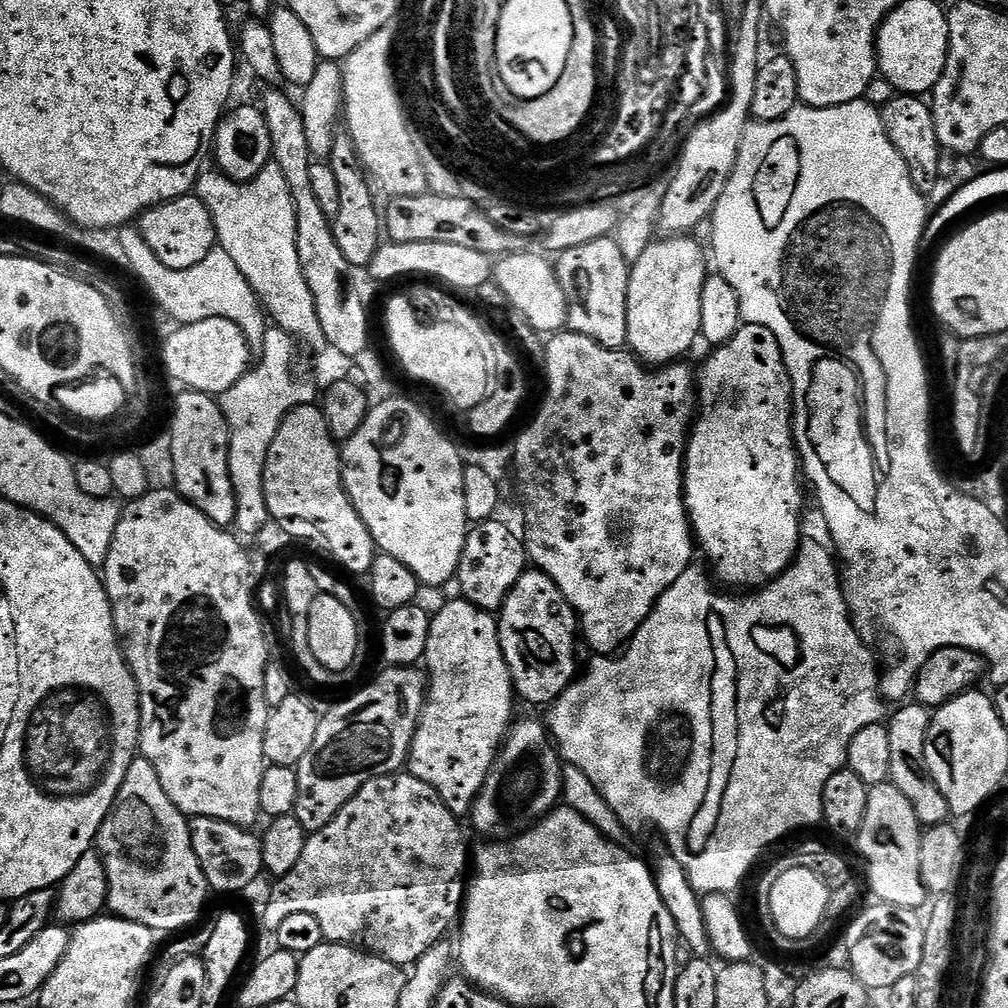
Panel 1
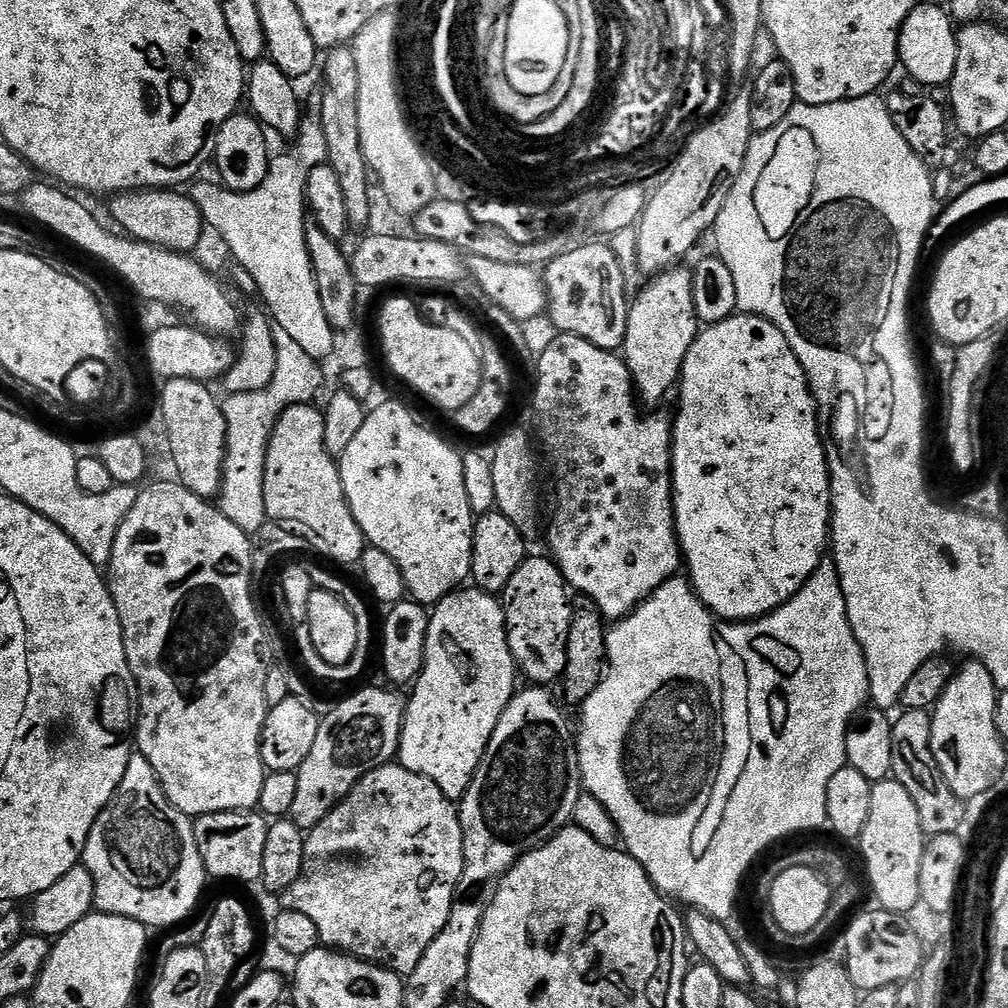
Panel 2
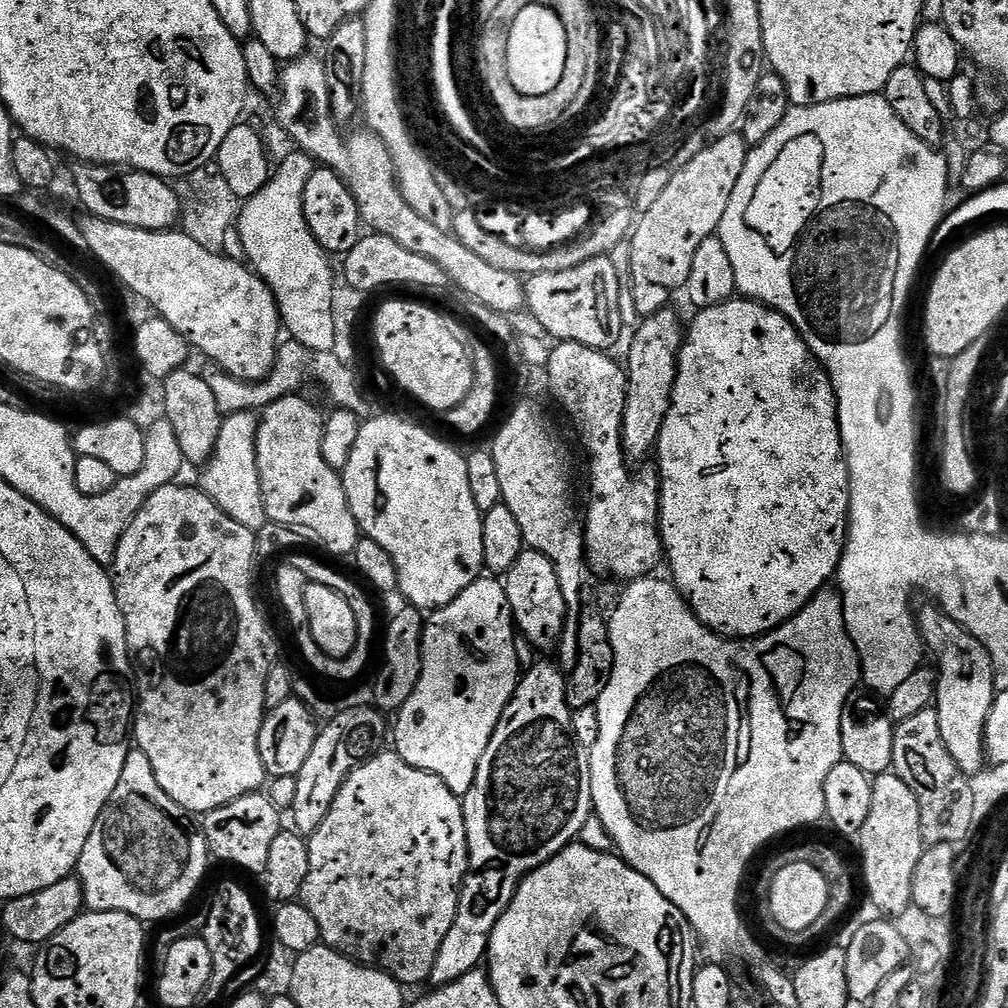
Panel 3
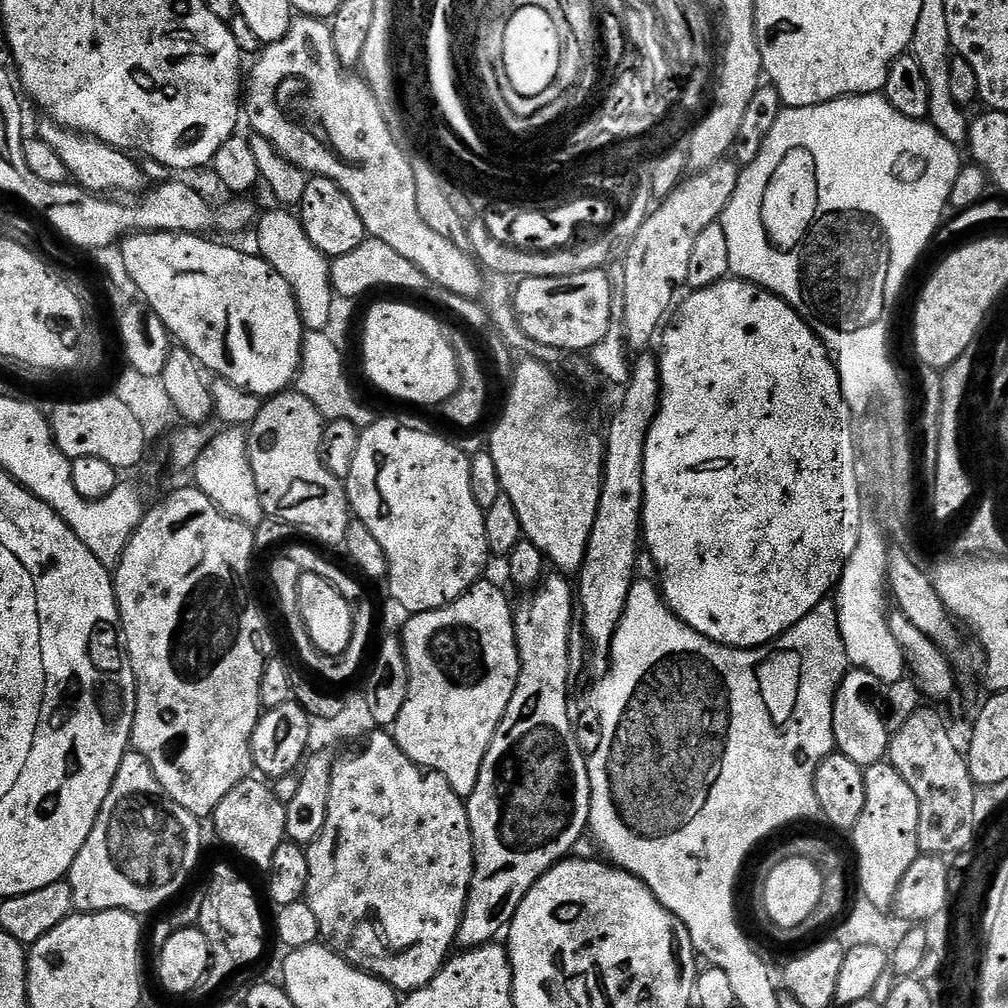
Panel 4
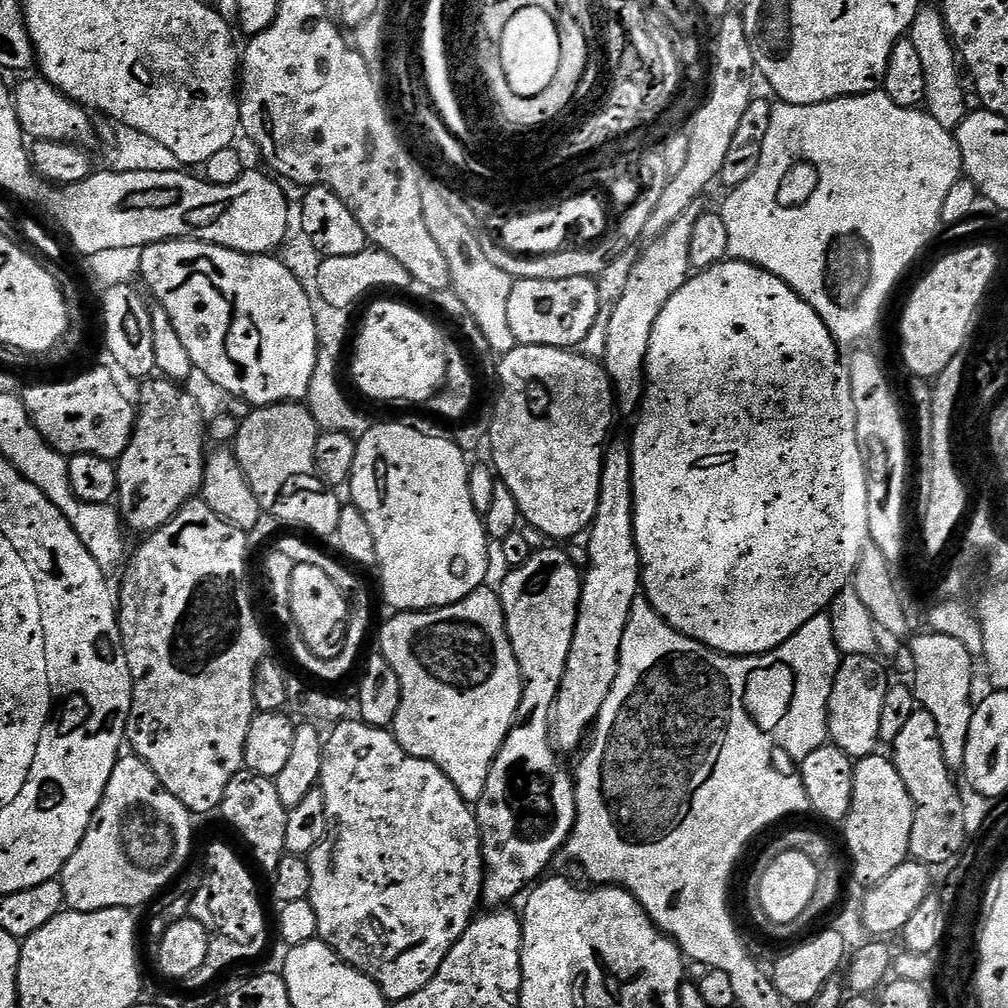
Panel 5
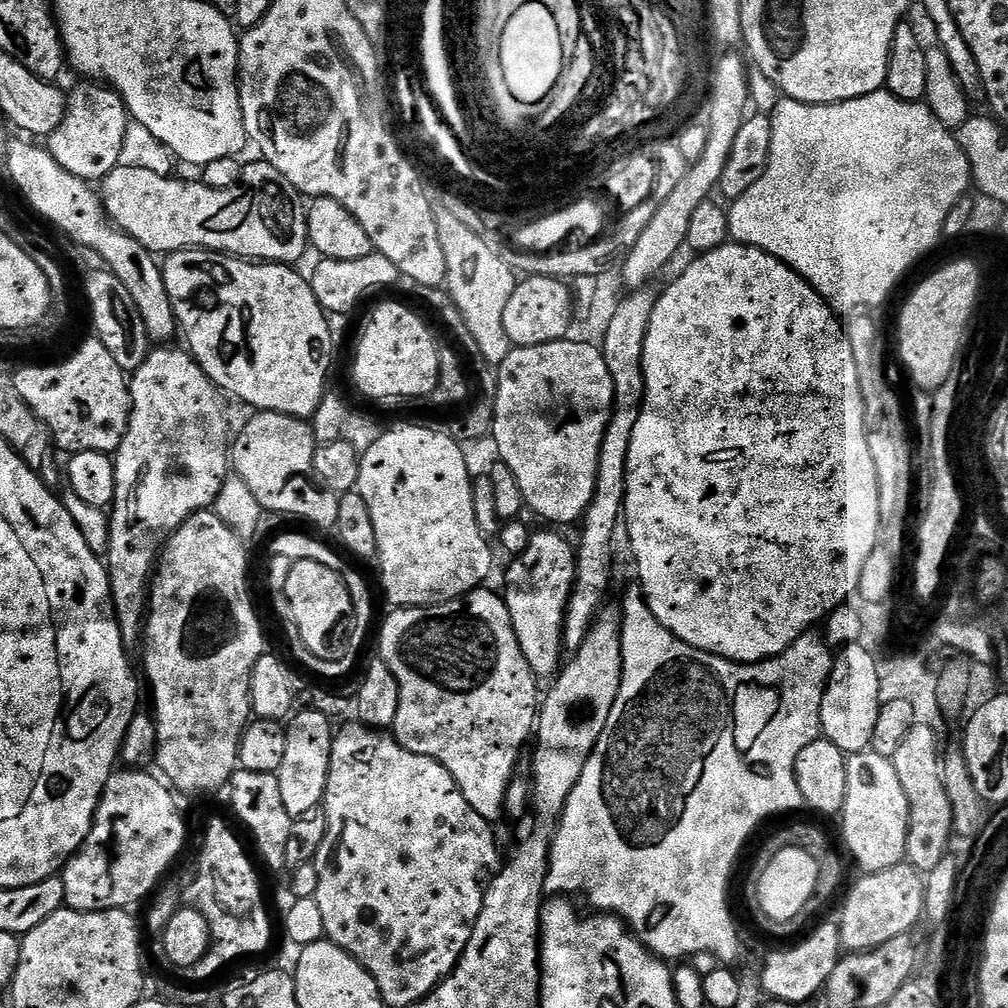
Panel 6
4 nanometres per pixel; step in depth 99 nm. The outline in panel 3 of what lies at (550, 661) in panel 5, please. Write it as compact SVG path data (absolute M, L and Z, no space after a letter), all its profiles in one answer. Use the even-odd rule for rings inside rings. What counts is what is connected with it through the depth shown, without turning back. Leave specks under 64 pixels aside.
M555 663L552 664L536 664L521 675L516 692L490 738L490 746L486 746L486 754L482 754L482 762L478 762L474 786L470 786L462 798L468 873L458 894L454 923L450 925L446 938L442 938L442 946L438 946L438 956L434 958L430 977L433 985L454 982L462 978L462 974L470 974L470 970L485 963L490 934L498 918L502 918L506 906L510 906L524 877L573 843L579 837L582 826L586 826L589 816L593 815L588 761L583 755L580 757L580 748L572 737L574 712L566 704L566 676Z

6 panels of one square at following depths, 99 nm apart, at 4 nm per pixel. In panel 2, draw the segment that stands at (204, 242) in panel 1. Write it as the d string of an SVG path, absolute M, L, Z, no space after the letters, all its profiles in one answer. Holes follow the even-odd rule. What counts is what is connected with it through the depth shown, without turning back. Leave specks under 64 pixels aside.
M163 188L121 192L107 201L108 212L112 215L113 222L117 224L115 227L123 235L171 252L192 254L199 246L204 232L206 233L206 225L204 215L198 210L191 195L184 193L183 196L180 192L183 191Z

